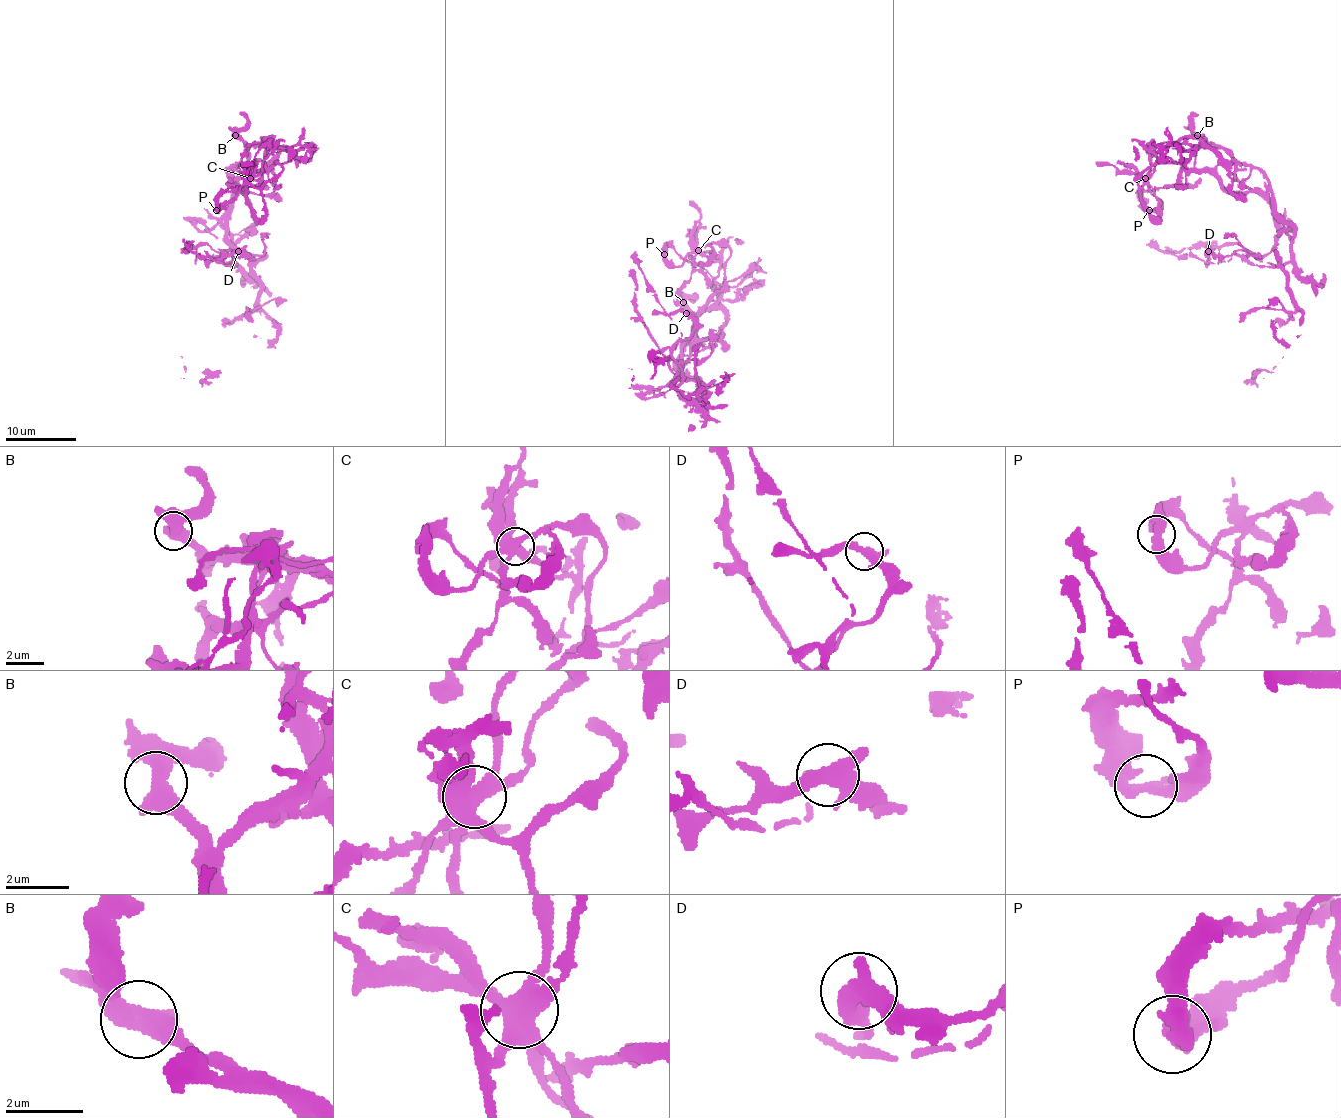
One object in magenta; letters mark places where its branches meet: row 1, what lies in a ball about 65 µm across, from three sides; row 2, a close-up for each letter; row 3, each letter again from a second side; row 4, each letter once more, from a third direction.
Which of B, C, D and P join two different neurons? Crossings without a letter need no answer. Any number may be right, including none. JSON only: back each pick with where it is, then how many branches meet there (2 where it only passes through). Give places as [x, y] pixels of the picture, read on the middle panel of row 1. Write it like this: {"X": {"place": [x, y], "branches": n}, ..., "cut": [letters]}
{"C": {"place": [698, 250], "branches": 5}, "P": {"place": [664, 254], "branches": 2}, "cut": ["C", "P"]}

